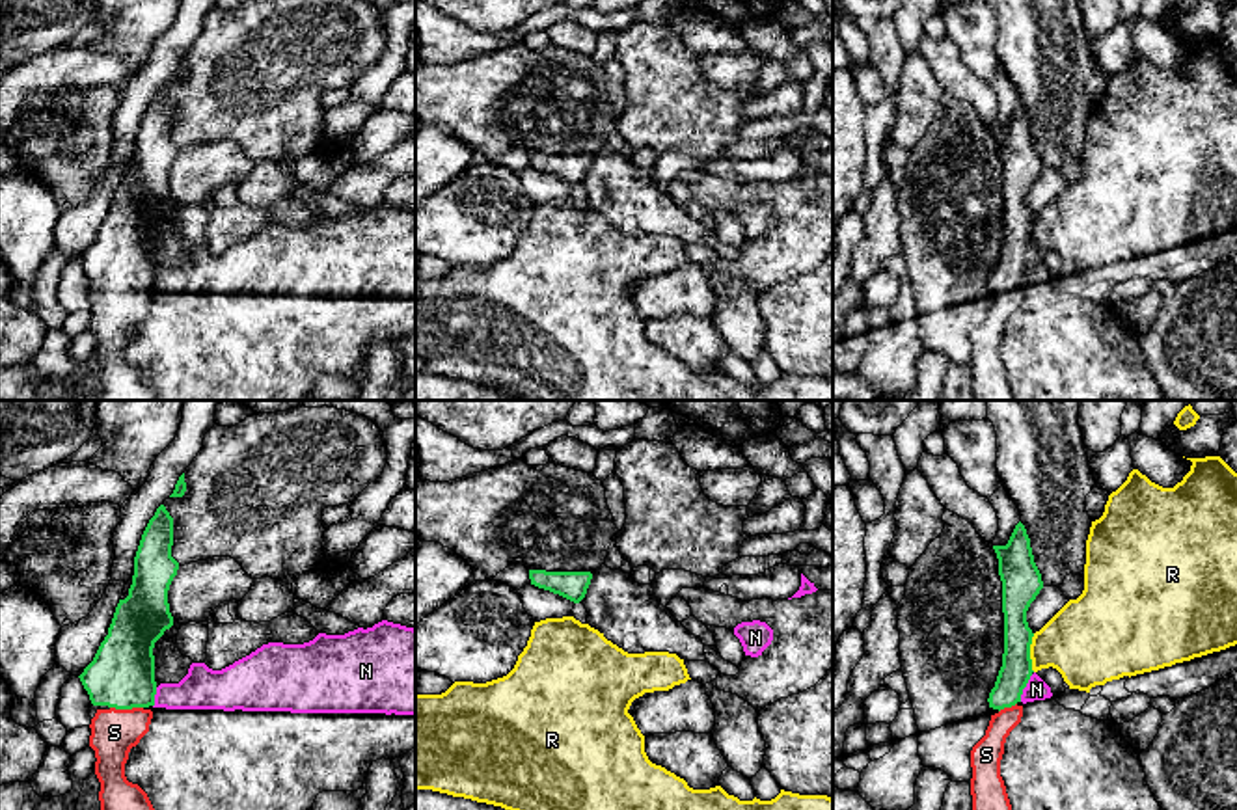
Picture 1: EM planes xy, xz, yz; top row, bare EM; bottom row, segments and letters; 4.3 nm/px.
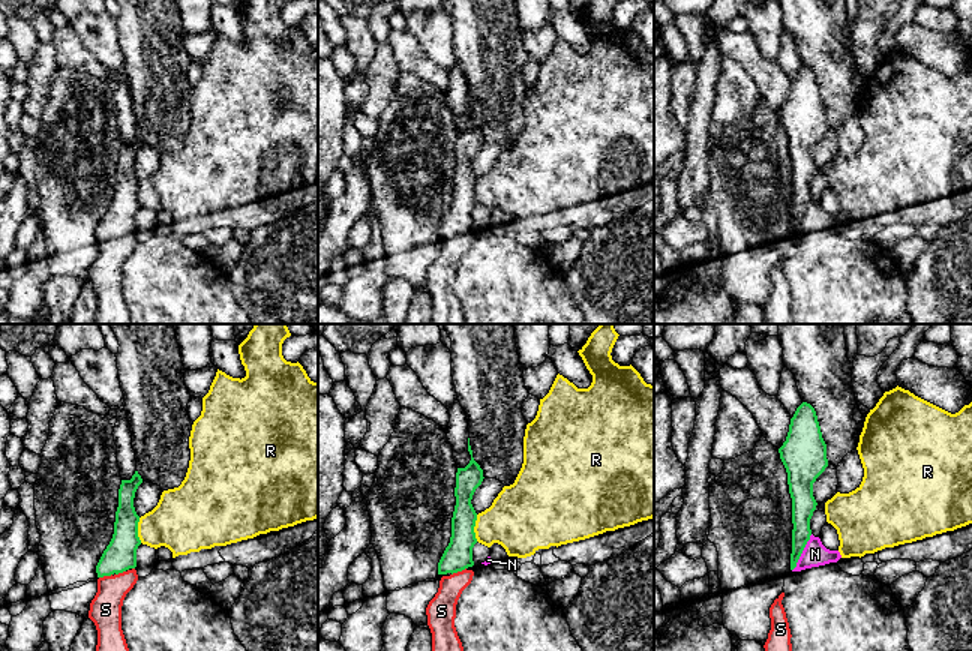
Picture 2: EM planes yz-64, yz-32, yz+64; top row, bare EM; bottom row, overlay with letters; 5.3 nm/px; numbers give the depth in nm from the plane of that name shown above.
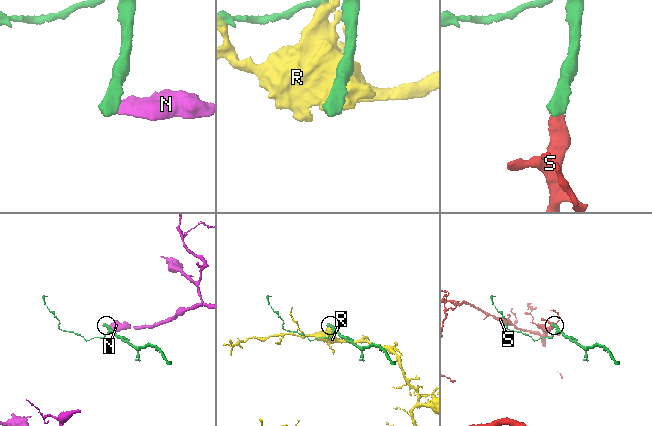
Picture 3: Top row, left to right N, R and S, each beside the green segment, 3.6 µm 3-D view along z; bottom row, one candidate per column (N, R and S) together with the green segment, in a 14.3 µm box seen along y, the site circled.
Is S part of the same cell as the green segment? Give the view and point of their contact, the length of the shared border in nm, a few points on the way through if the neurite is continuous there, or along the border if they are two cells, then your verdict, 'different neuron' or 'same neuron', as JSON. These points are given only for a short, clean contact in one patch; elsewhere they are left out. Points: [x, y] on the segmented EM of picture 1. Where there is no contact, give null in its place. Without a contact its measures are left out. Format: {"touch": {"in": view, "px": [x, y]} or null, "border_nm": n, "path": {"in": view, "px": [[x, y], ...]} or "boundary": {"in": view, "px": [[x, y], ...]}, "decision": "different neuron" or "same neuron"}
{"touch": {"in": "xy", "px": [127, 708]}, "border_nm": 140, "path": {"in": "xy", "px": [[122, 674], [127, 686], [127, 708], [127, 719], [114, 732]]}, "decision": "same neuron"}

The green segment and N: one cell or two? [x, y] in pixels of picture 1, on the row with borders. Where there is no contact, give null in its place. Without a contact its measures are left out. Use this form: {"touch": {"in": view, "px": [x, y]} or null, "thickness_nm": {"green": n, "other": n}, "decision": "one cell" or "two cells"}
{"touch": {"in": "yz", "px": [1025, 686]}, "thickness_nm": {"green": 140, "other": 100}, "decision": "two cells"}

